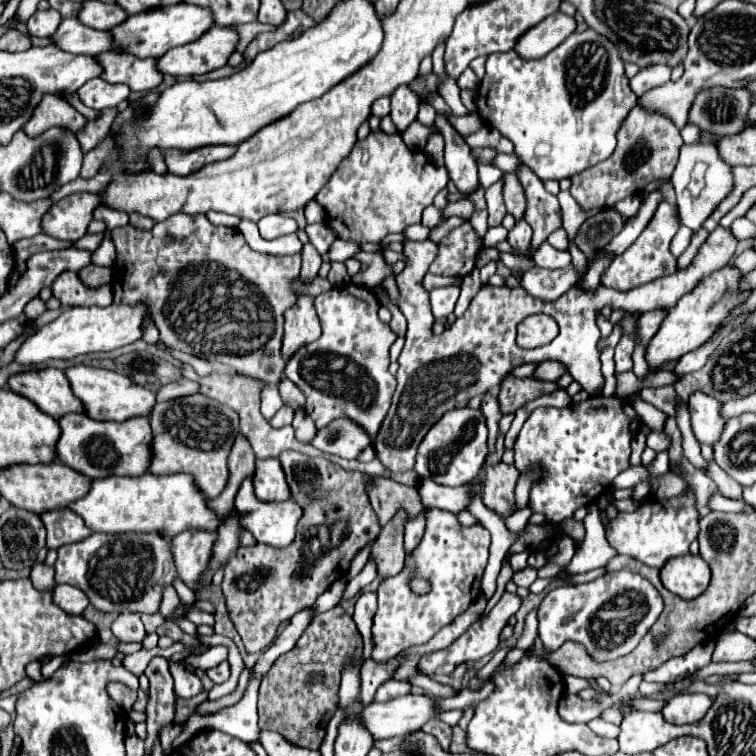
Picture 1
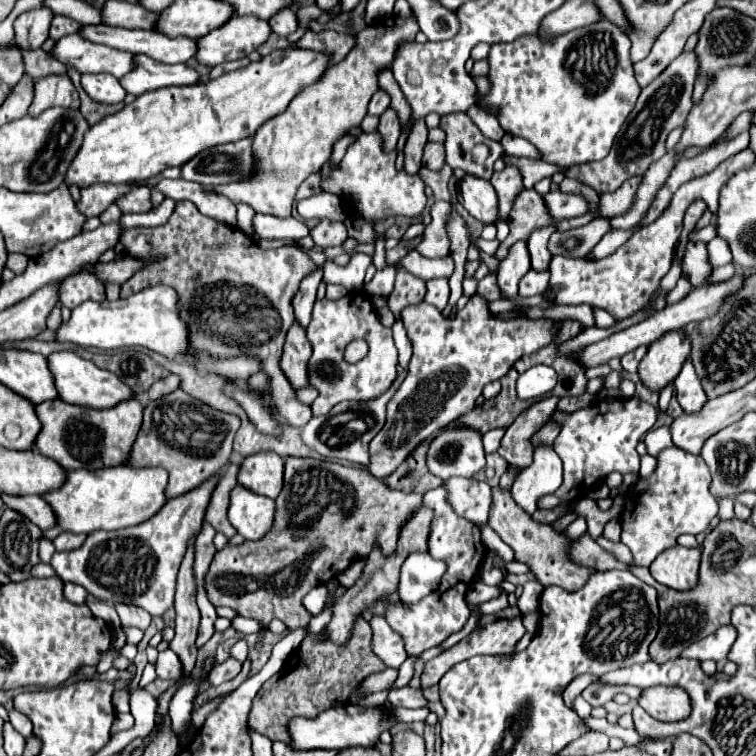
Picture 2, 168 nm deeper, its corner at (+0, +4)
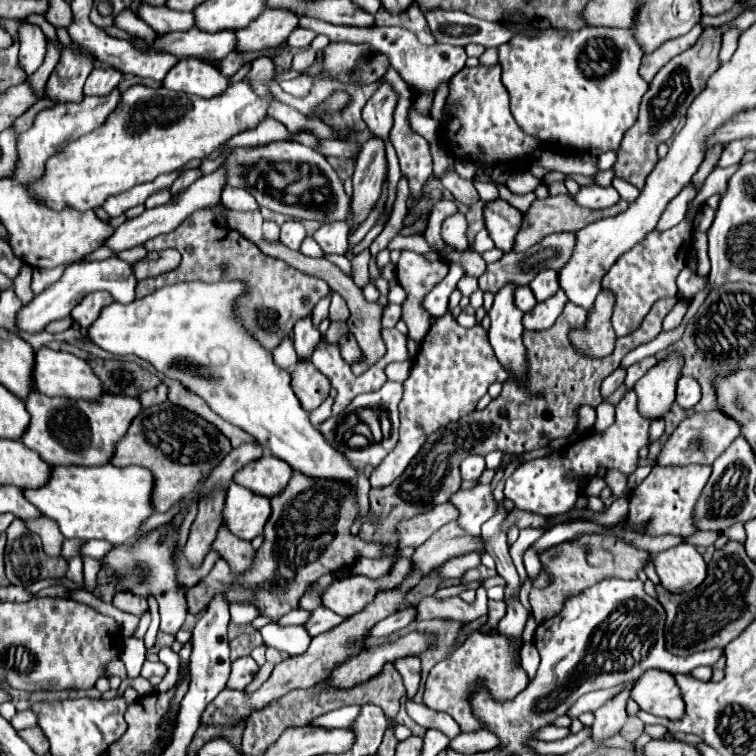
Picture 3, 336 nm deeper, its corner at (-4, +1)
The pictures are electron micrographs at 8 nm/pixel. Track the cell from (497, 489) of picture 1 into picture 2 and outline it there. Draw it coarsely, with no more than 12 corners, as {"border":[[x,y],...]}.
{"border":[[492,487],[488,525],[548,587],[580,589],[592,569],[568,539]]}

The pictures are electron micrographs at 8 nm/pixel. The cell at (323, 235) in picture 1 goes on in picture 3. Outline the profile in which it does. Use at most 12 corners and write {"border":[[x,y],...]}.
{"border":[[324,224],[312,238],[326,254],[344,254],[348,226]]}

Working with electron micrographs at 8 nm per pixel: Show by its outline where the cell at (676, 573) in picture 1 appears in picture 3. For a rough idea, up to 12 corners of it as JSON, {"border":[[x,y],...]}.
{"border":[[692,544],[654,556],[670,592],[690,592],[706,578],[706,562]]}

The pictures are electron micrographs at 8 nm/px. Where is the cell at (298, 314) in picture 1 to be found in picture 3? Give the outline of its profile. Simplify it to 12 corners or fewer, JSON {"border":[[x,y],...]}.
{"border":[[298,362],[292,390],[306,412],[330,396],[330,382],[312,362]]}

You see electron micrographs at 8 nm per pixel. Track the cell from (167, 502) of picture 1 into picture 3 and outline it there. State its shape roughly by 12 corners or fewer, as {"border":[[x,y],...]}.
{"border":[[52,466],[22,494],[64,538],[126,544],[152,514],[142,466]]}

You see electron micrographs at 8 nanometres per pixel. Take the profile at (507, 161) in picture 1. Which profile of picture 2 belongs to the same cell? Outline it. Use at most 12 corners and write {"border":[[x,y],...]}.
{"border":[[504,157],[504,165],[520,171],[524,187],[552,177],[558,169],[542,159]]}

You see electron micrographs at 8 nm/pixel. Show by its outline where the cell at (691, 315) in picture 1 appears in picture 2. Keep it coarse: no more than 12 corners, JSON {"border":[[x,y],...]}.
{"border":[[682,329],[652,343],[638,367],[642,383],[660,391],[688,359]]}

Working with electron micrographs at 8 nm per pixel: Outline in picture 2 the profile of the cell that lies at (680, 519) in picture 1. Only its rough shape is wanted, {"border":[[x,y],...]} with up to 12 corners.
{"border":[[673,446],[620,515],[634,565],[718,513],[702,457]]}

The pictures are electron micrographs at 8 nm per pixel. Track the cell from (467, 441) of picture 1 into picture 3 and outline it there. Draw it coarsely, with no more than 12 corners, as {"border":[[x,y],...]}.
{"border":[[468,456],[460,464],[462,480],[476,482],[484,472],[482,456]]}

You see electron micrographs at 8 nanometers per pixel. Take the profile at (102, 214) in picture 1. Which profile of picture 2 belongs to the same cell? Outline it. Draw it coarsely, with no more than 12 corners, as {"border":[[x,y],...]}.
{"border":[[132,189],[114,201],[122,213],[146,213],[150,189]]}

